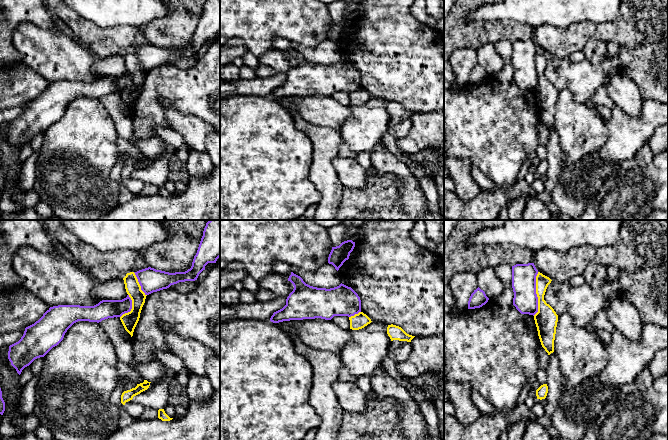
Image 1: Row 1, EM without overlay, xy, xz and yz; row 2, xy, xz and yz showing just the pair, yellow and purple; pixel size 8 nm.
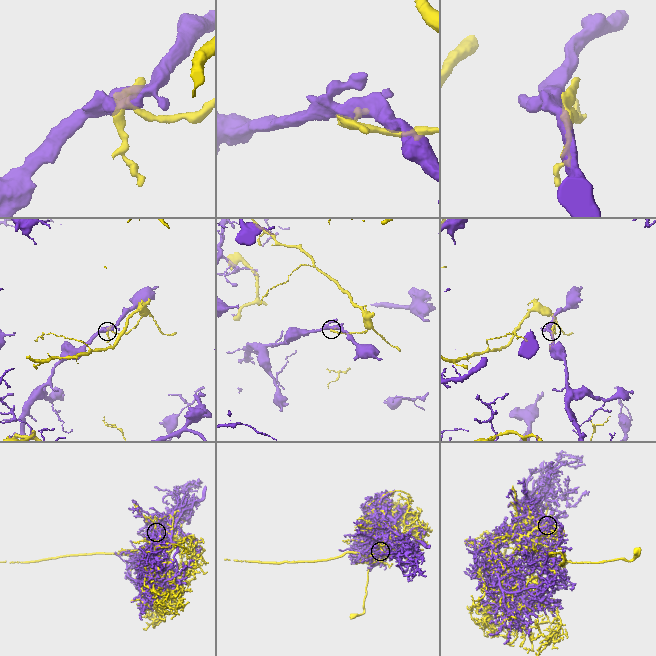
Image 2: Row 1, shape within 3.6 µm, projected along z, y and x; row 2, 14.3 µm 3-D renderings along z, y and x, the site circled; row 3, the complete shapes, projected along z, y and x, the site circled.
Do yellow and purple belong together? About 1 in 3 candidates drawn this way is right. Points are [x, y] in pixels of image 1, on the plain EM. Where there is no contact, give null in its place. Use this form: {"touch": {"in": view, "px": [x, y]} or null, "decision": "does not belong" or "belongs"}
{"touch": {"in": "yz", "px": [536, 69]}, "decision": "does not belong"}

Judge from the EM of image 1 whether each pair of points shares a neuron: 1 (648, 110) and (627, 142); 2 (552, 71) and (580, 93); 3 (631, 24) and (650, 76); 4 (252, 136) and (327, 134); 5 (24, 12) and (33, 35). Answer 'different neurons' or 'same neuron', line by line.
1: same neuron
2: same neuron
3: different neurons
4: different neurons
5: different neurons

